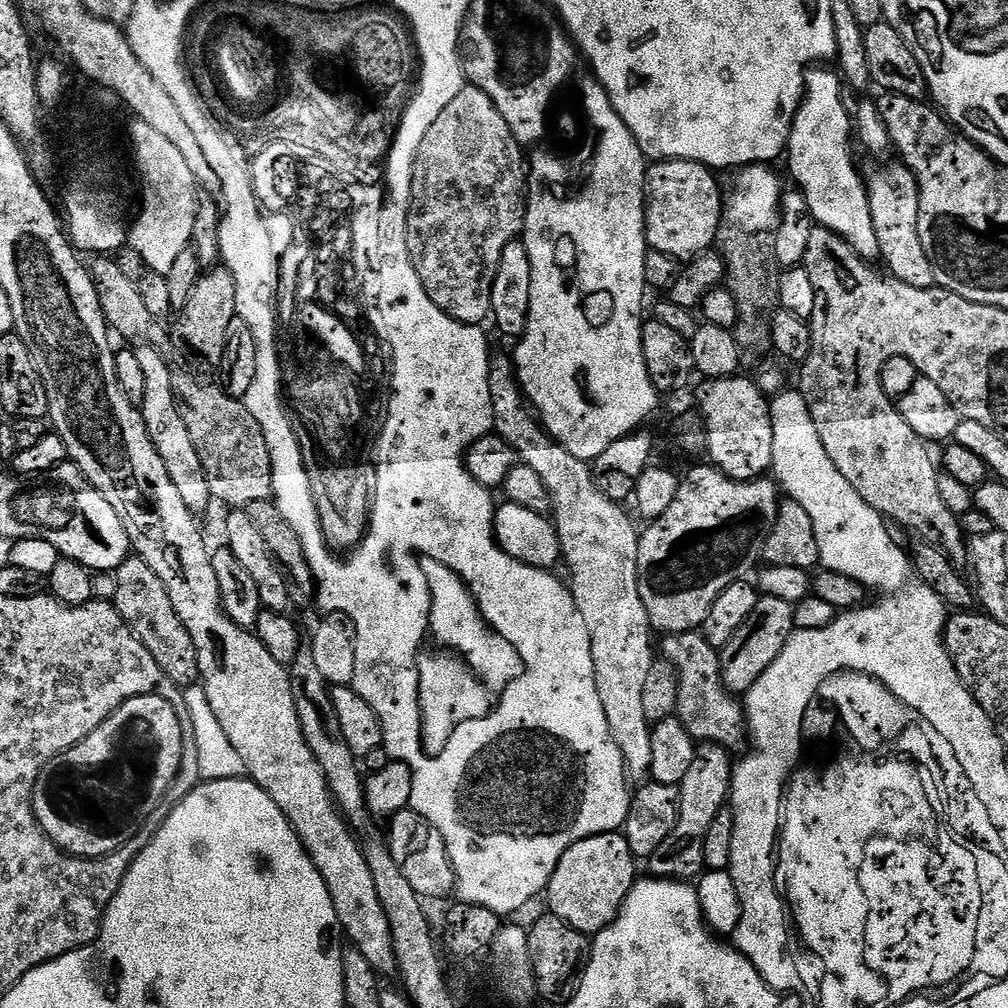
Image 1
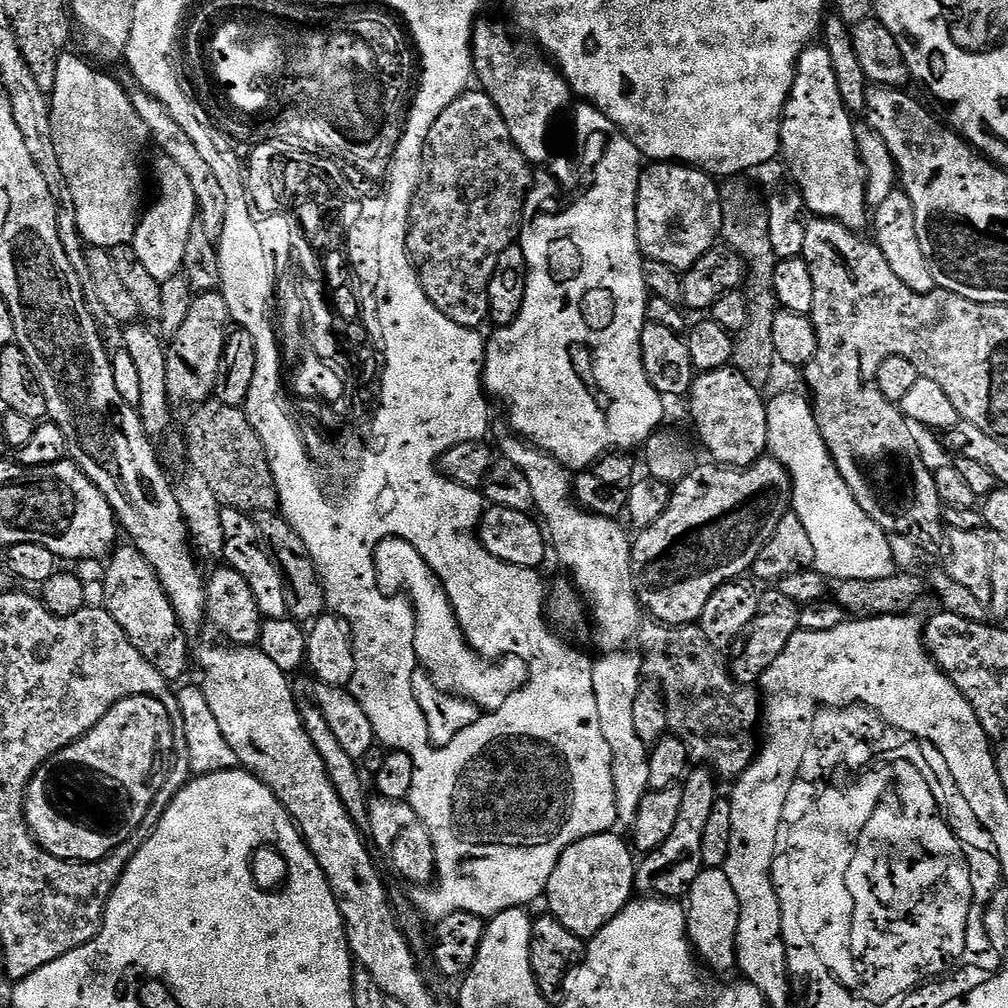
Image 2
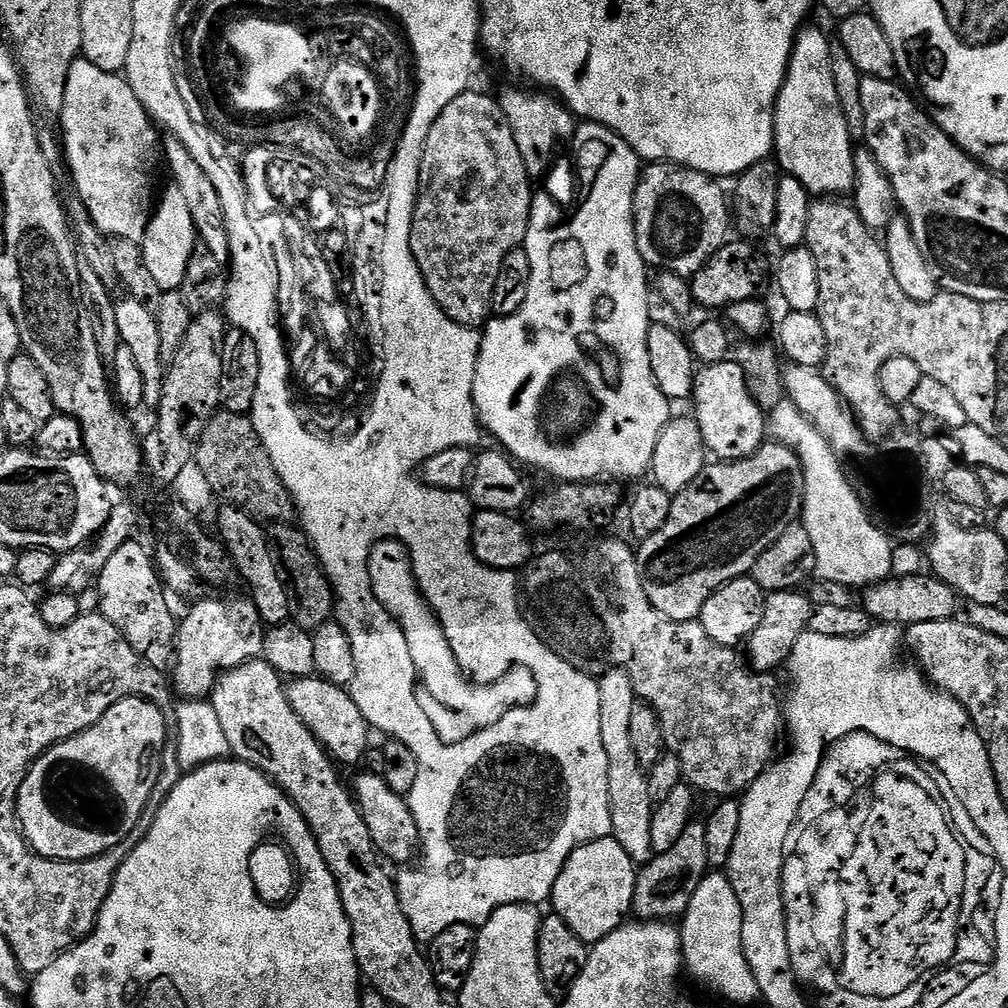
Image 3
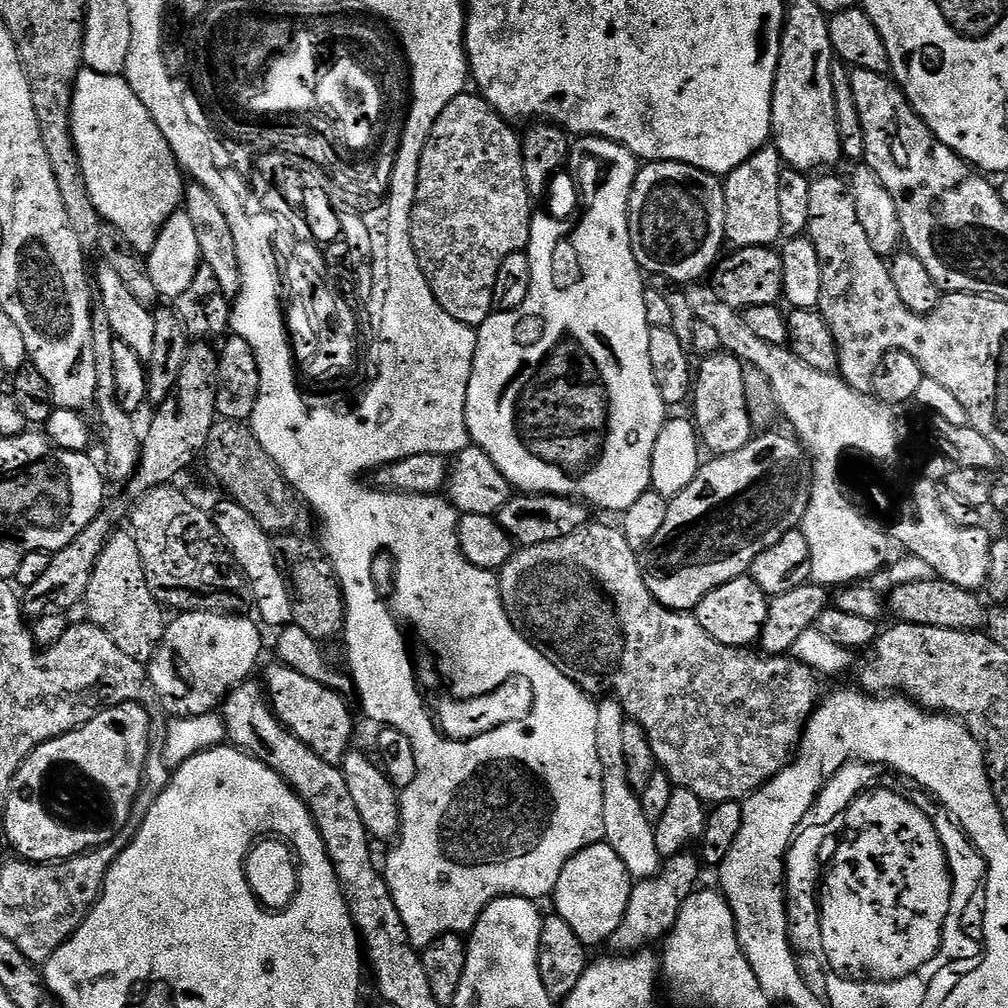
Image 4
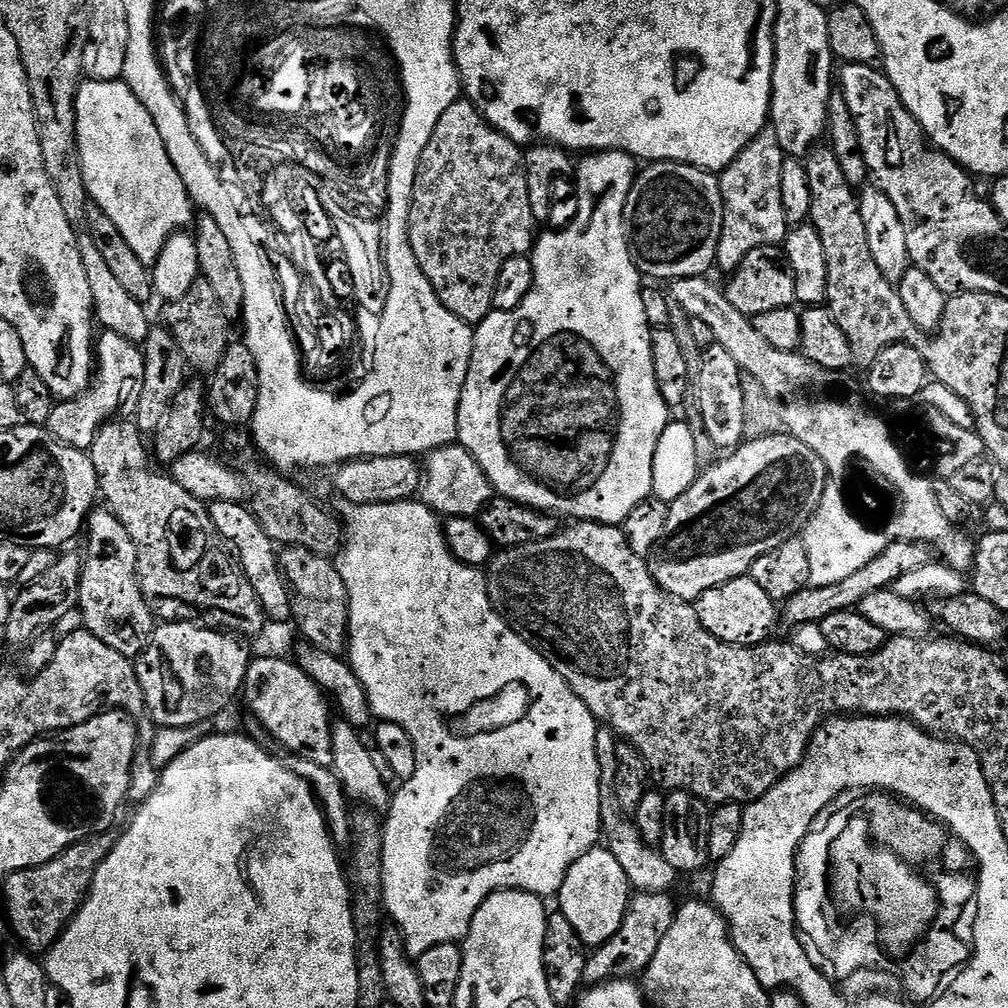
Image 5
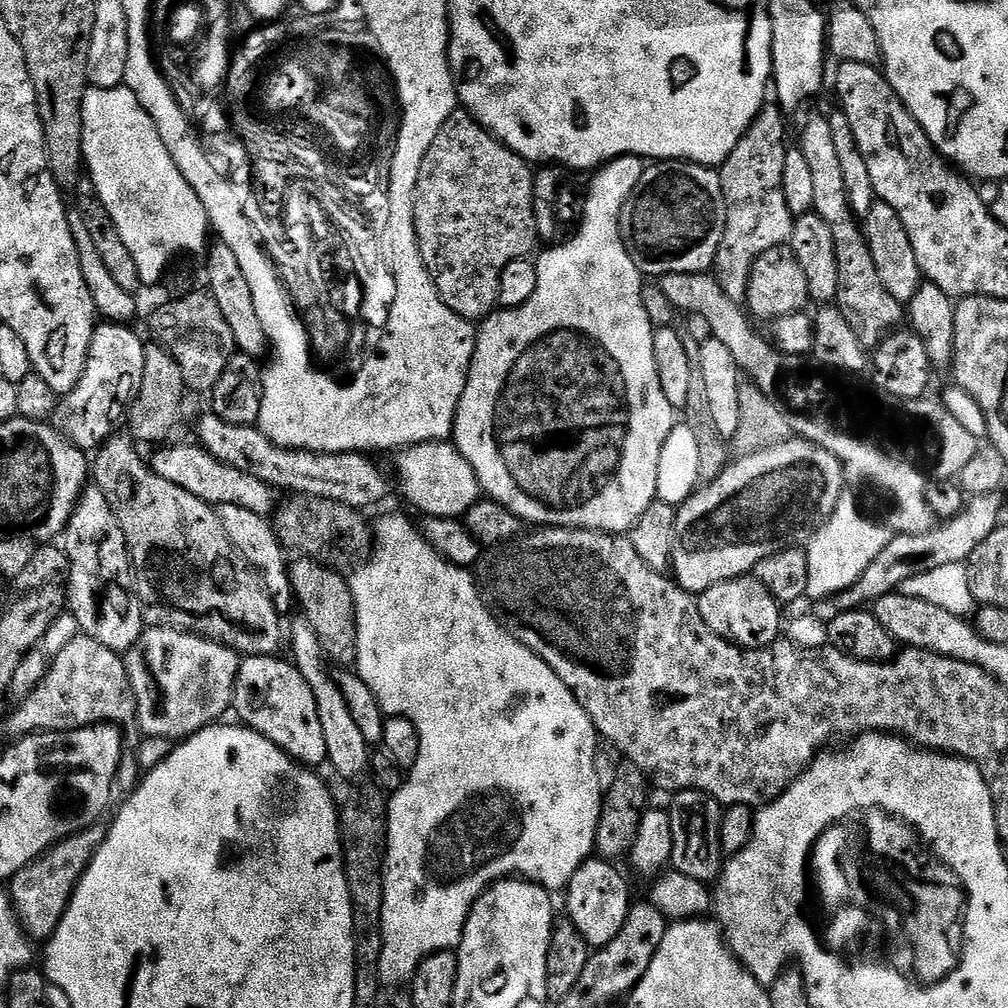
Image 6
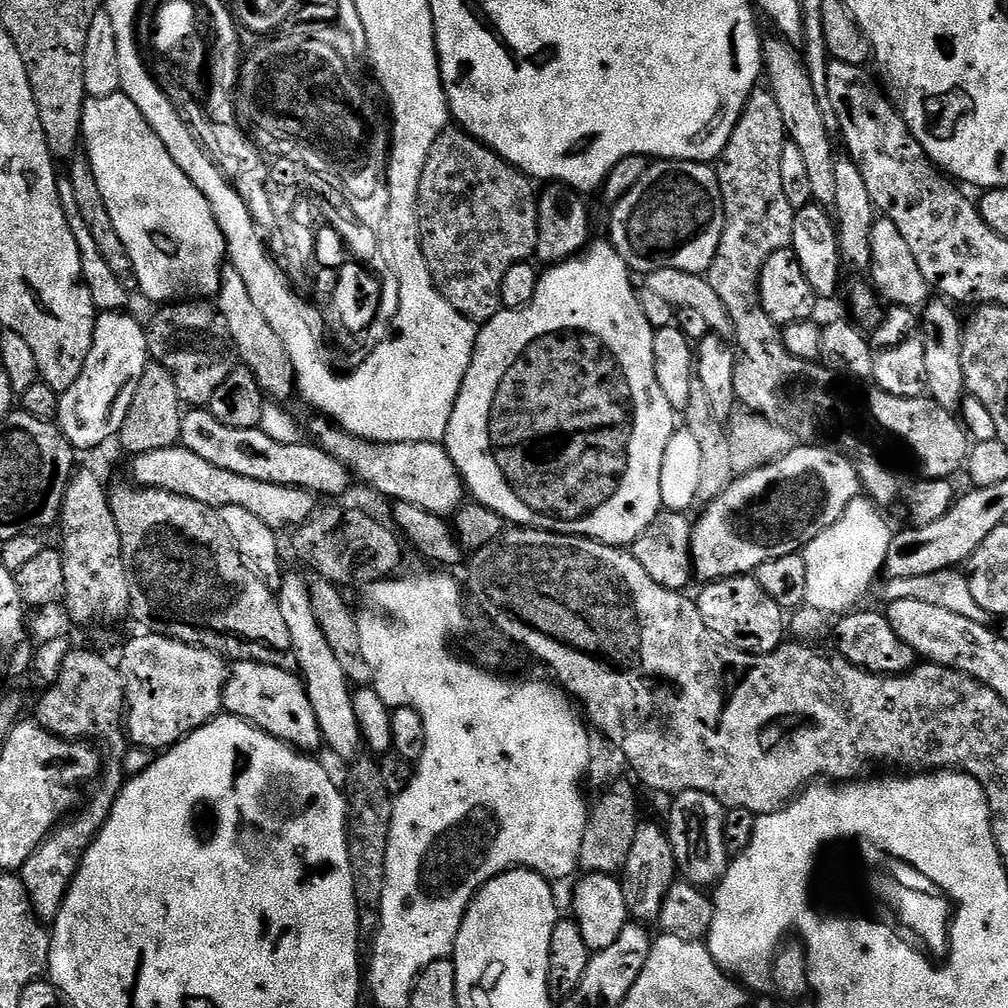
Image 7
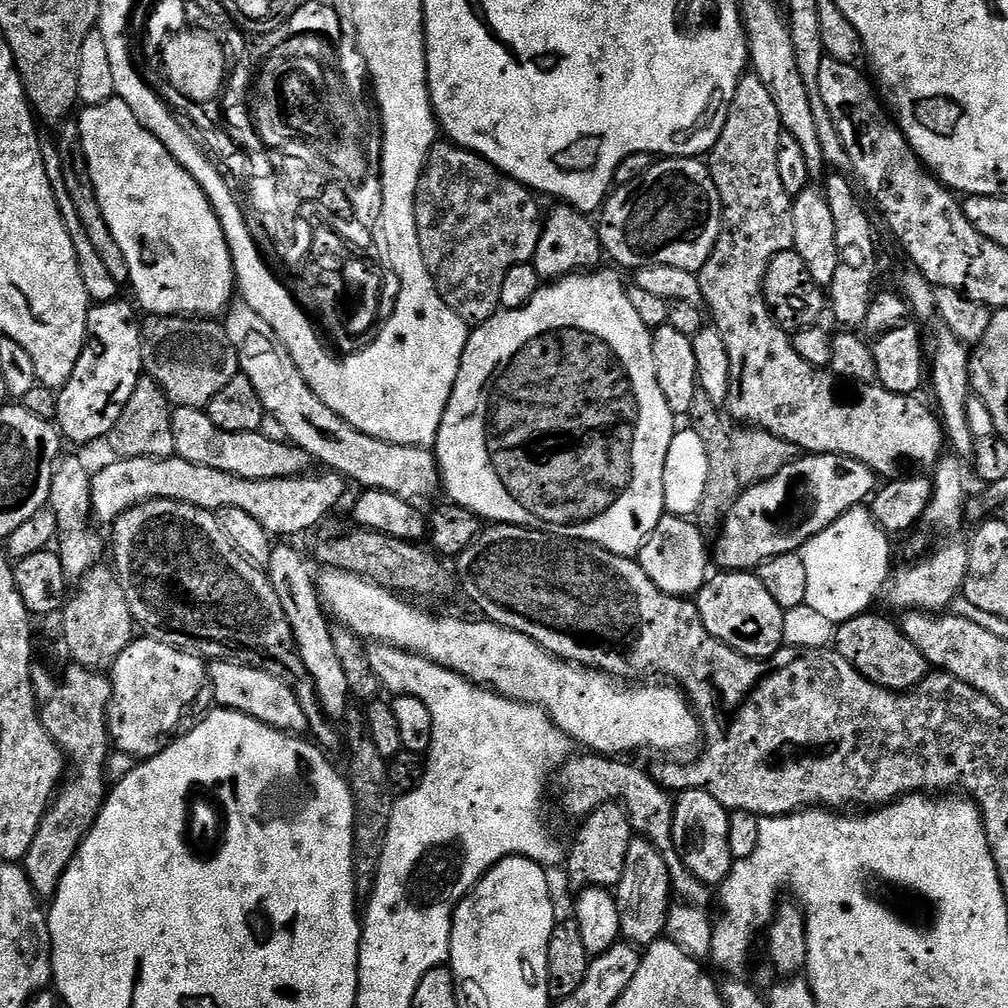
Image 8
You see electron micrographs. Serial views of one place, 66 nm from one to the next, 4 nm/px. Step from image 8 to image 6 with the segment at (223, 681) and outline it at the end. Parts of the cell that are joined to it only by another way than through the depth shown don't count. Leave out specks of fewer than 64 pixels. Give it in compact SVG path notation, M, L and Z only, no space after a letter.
M279 655L245 656L241 659L236 688L232 691L232 708L237 716L235 719L241 725L251 728L254 732L260 732L267 740L274 742L274 746L278 746L286 755L291 756L297 764L327 765L326 737L322 731L322 718L318 718L318 702L314 702L314 690L310 682L302 678L302 674L291 659L280 659Z

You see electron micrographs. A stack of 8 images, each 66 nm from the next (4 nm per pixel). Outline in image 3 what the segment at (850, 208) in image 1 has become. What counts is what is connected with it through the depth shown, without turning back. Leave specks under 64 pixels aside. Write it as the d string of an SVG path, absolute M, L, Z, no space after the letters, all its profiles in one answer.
M805 26L796 36L796 45L788 59L788 74L776 99L774 118L774 160L787 175L793 176L802 184L812 198L840 198L851 193L856 186L855 154L857 149L842 106L838 102L838 90L834 90L834 74L830 70L833 41L820 28Z

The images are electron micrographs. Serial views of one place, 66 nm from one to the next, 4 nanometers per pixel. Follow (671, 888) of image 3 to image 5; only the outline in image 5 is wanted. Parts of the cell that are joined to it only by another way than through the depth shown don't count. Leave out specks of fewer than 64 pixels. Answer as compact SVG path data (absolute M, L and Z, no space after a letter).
M642 892L633 895L629 899L626 918L622 918L622 926L618 930L618 934L614 934L614 938L610 938L610 942L606 942L589 955L584 971L584 984L595 986L604 983L605 980L626 980L639 977L644 973L650 966L654 954L658 954L658 946L662 946L662 938L666 938L666 934L670 931L670 926L676 917L678 904L677 901L672 901L672 898L666 892L659 892L658 894Z

